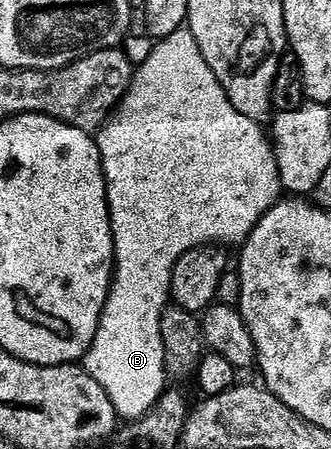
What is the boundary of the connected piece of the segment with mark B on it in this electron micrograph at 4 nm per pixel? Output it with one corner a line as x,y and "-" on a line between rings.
183,27
177,29
172,35
161,38
142,65
135,68
134,77
130,80
130,86
126,89
125,95
118,102
114,112
107,117
106,124
96,134
98,154
102,160
102,173
106,176
106,201
110,204
110,226
114,232
114,279
110,282
110,294
106,300
98,330
92,339
90,350
86,352
84,368
88,375
92,375
92,379
96,379
96,383
100,383
100,387
104,387
104,391
108,391
108,399
112,399
112,407
116,407
118,416
123,422
137,421
144,416
154,406
156,399
160,399
160,395
168,388
160,319
171,300
172,271
178,260
188,251
201,245
241,246
250,238
260,219
264,219
266,212
277,205
283,196
284,190
280,183
278,164
274,158
274,147
267,130
265,133
262,128
259,122
248,119
248,115
240,115
240,111
232,107
224,87
216,79
216,75
212,75
212,67
208,67
204,55
200,55
200,43
196,43
189,28

